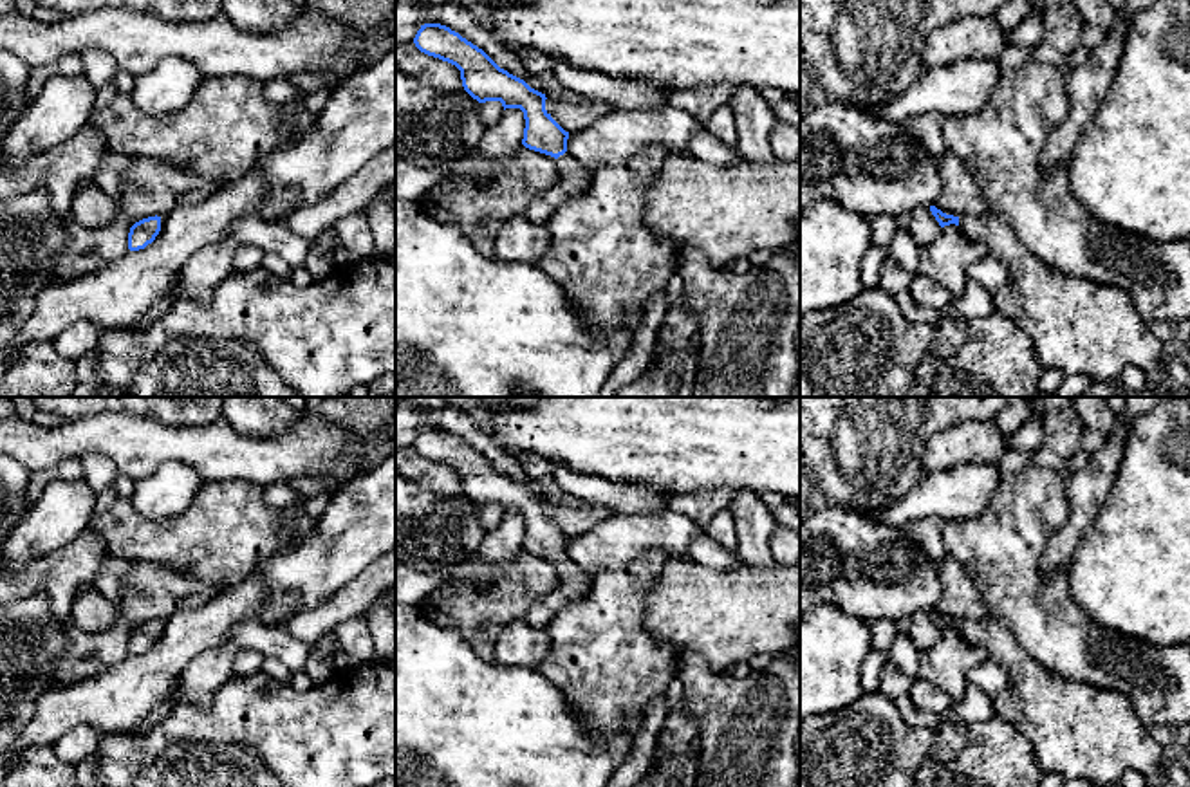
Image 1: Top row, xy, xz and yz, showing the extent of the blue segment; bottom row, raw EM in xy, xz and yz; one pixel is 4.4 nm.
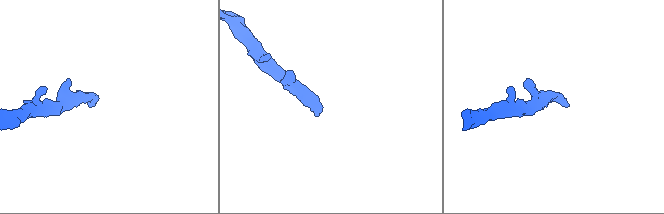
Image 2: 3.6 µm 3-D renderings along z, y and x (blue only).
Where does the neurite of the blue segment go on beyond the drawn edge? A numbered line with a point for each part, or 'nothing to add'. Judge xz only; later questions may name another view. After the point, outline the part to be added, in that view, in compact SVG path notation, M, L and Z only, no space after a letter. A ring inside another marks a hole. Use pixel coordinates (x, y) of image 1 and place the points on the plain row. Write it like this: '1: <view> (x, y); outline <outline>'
1: xz (573, 583); outline M569 556L556 563L556 570L560 576L558 585L540 597L524 617L536 630L545 630L567 603L585 596L590 587L590 574L581 570Z

